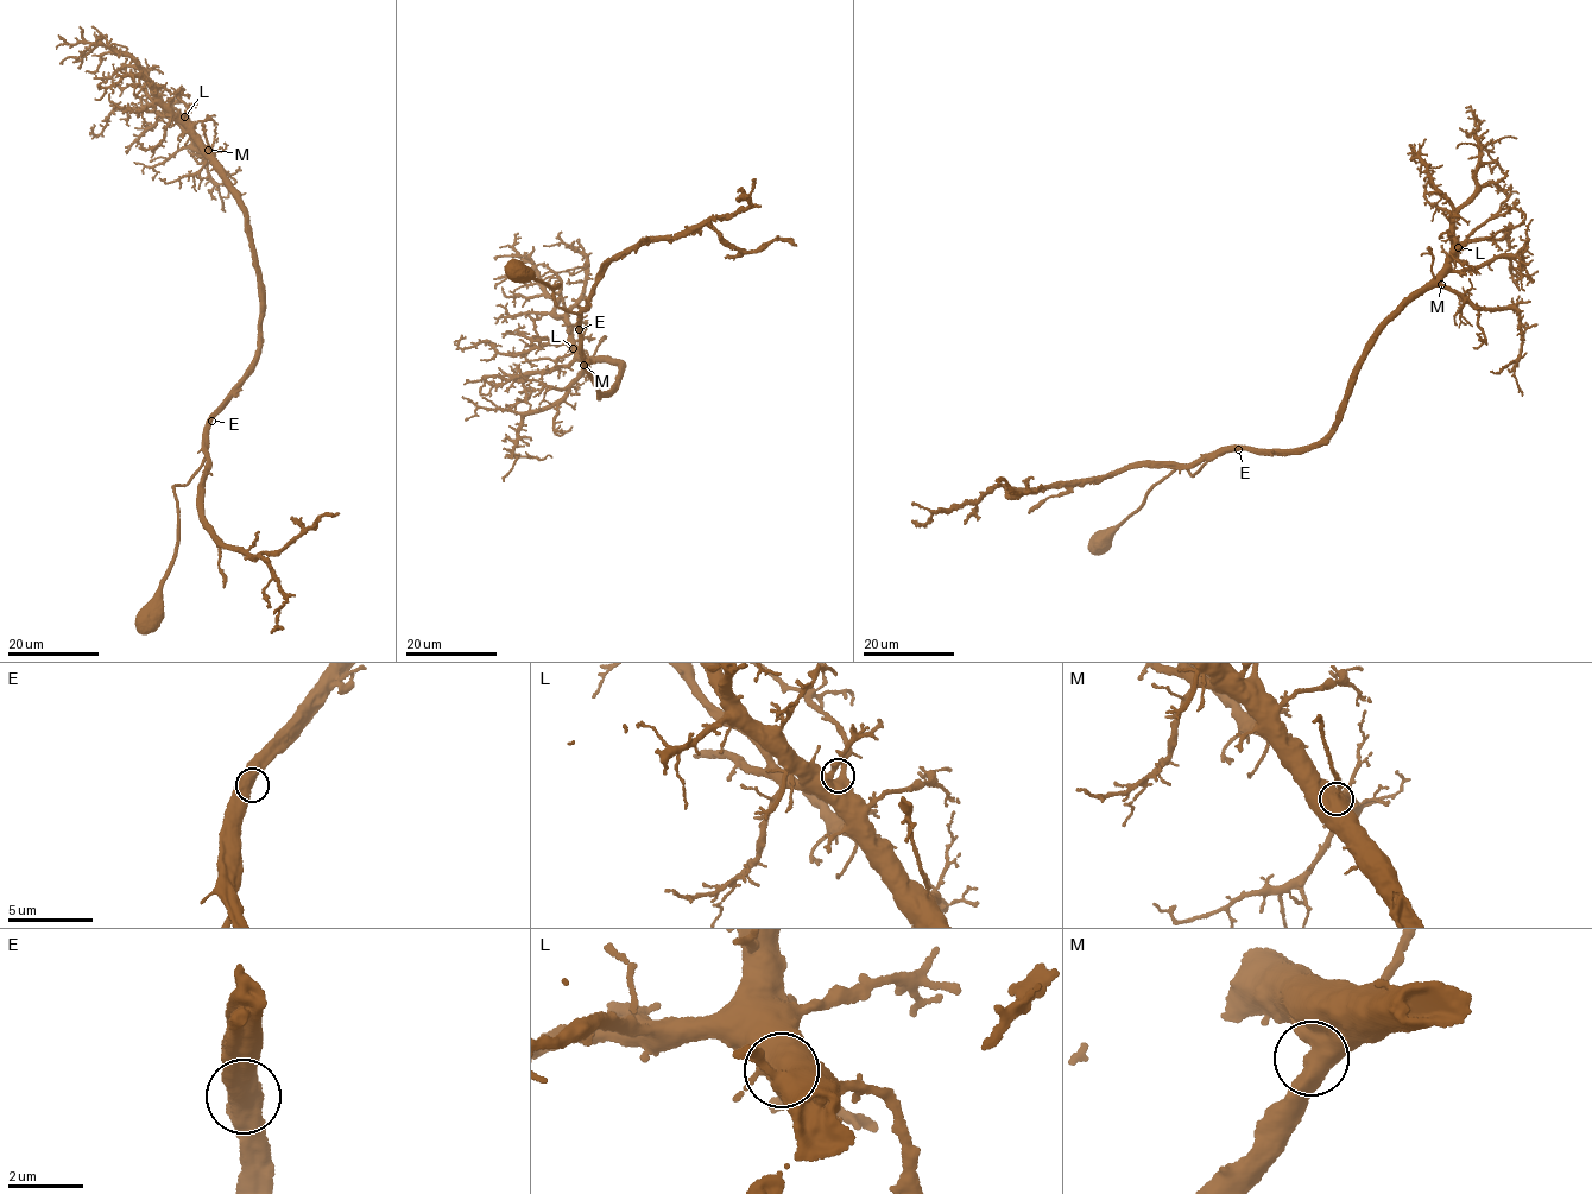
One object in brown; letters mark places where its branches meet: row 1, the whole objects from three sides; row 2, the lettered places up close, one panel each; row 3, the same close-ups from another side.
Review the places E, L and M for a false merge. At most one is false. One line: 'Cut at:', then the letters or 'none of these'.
Cut at: none of these

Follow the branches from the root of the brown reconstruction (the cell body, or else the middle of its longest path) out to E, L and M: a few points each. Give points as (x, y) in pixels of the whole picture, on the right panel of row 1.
E: (1099, 544), (1098, 537), (1137, 510), (1147, 492), (1179, 467), (1187, 468), (1192, 475), (1219, 454), (1237, 449)
L: (1099, 544), (1179, 467), (1192, 475), (1242, 448), (1294, 454), (1327, 434), (1370, 339), (1458, 247)
M: (1099, 544), (1179, 467), (1192, 475), (1242, 448), (1294, 454), (1325, 435), (1370, 339), (1441, 284)

